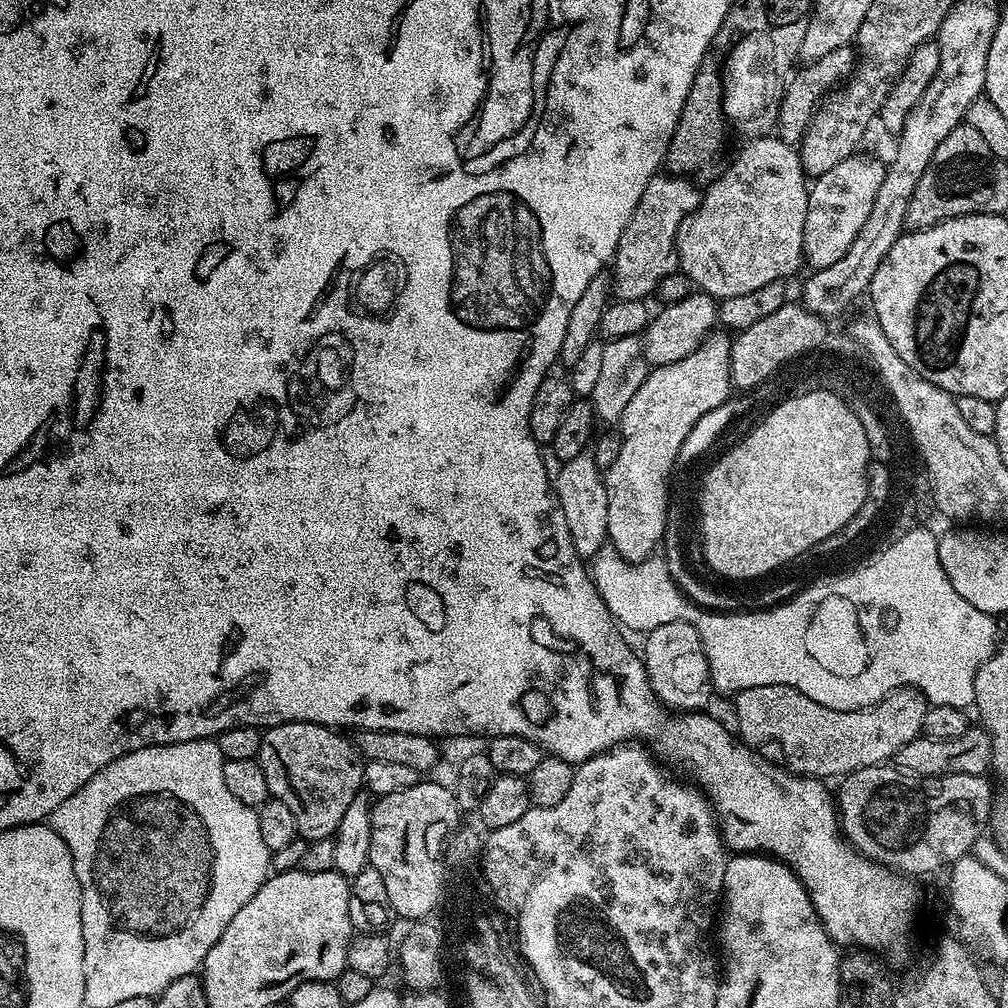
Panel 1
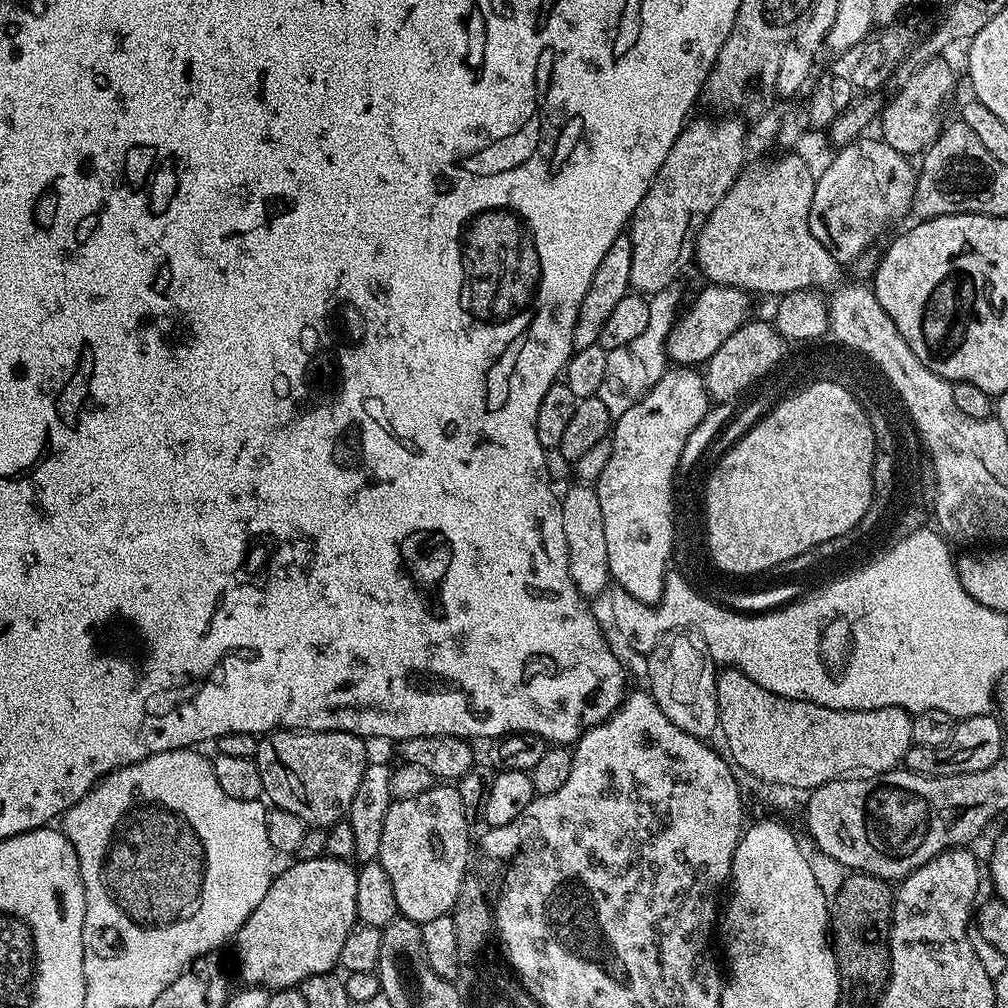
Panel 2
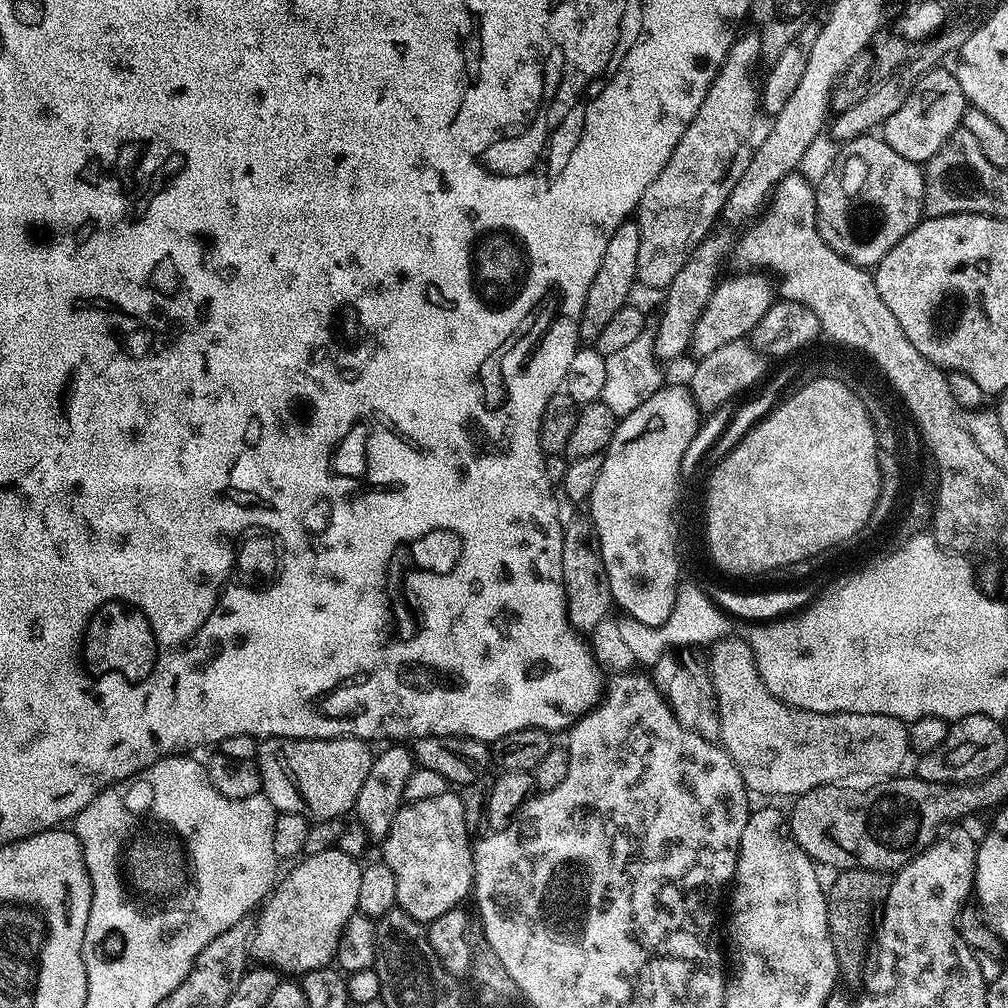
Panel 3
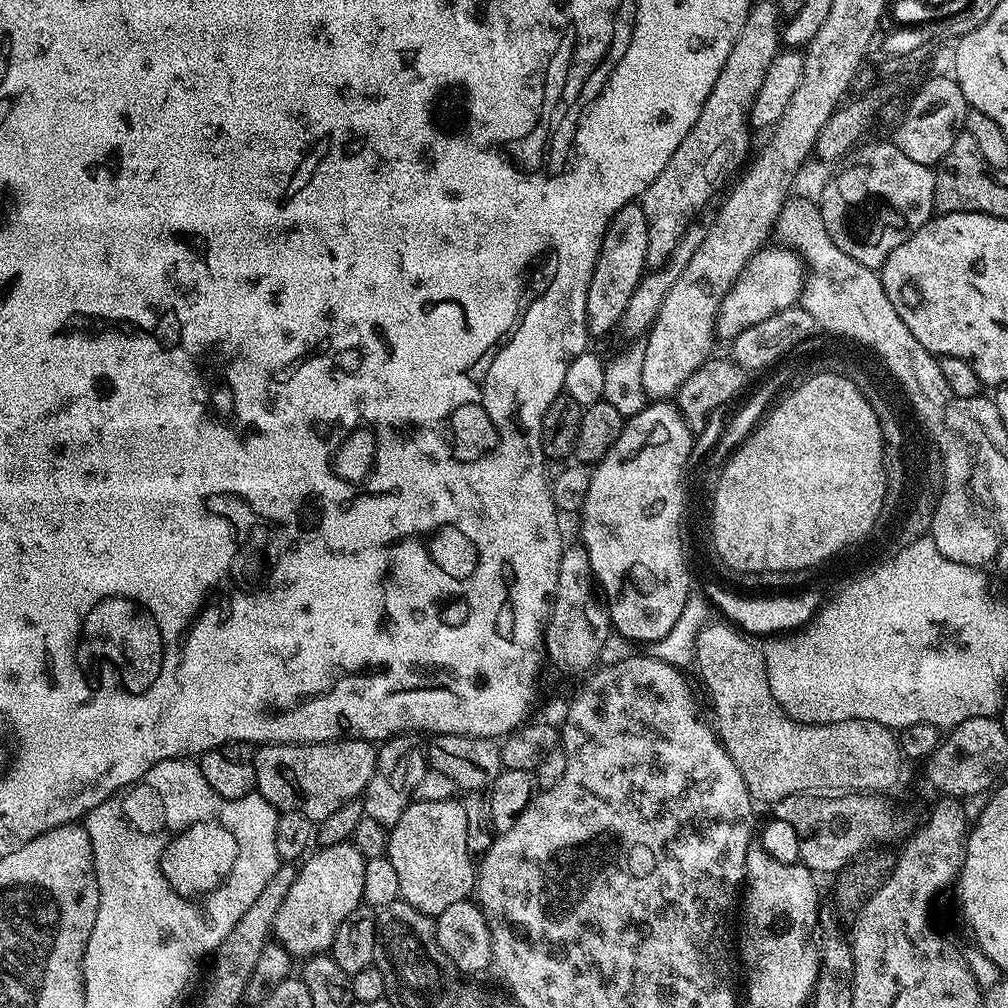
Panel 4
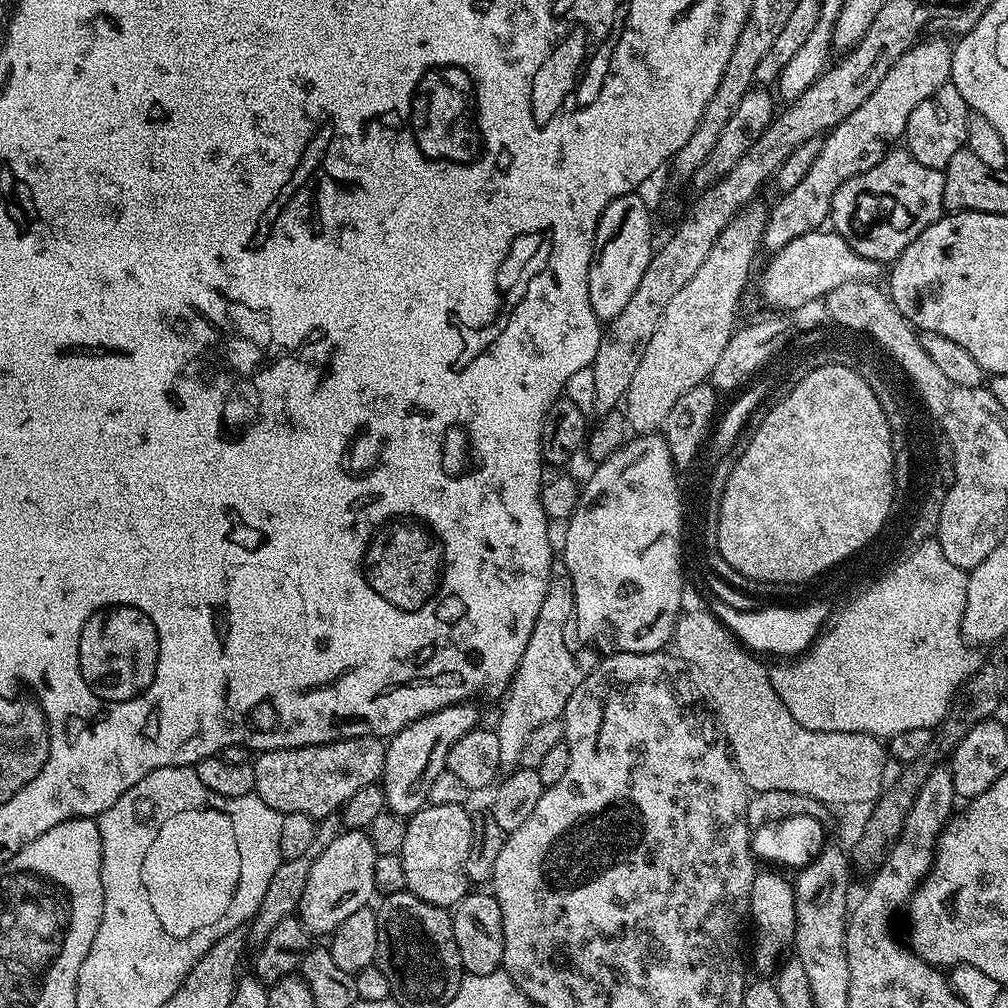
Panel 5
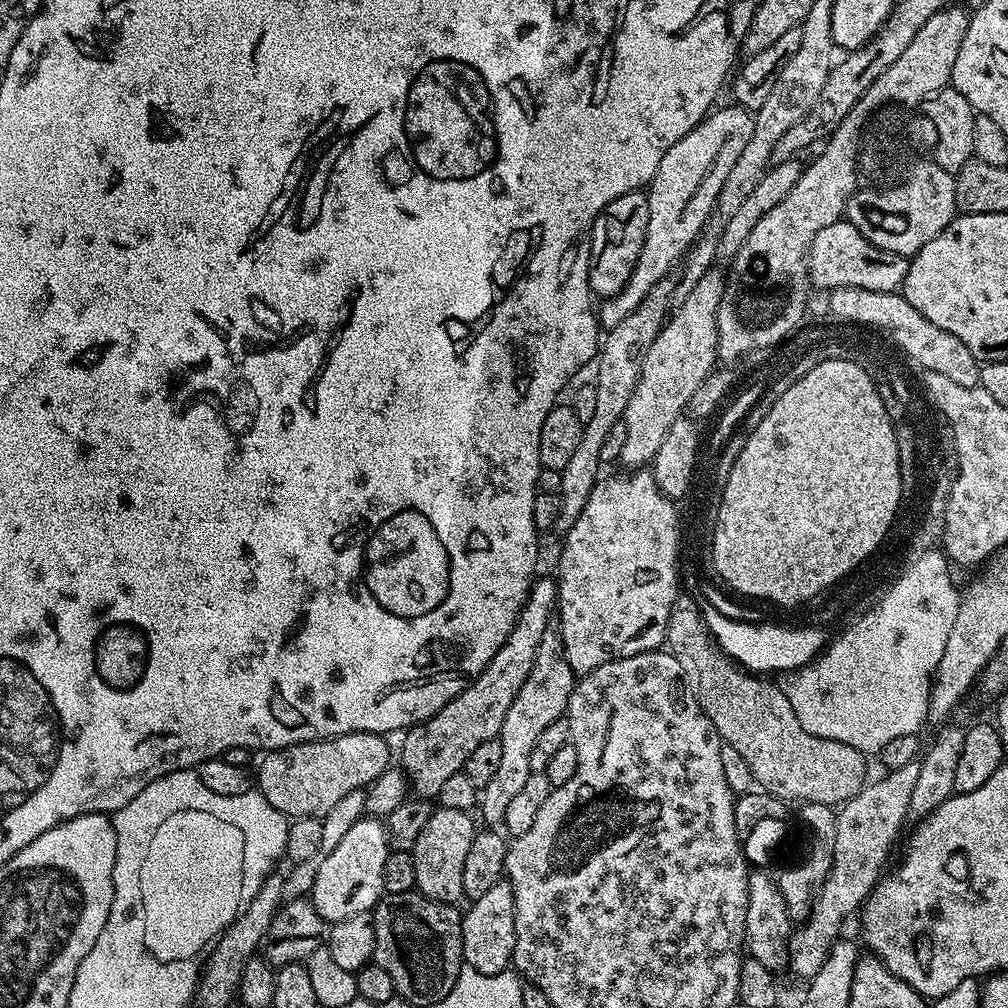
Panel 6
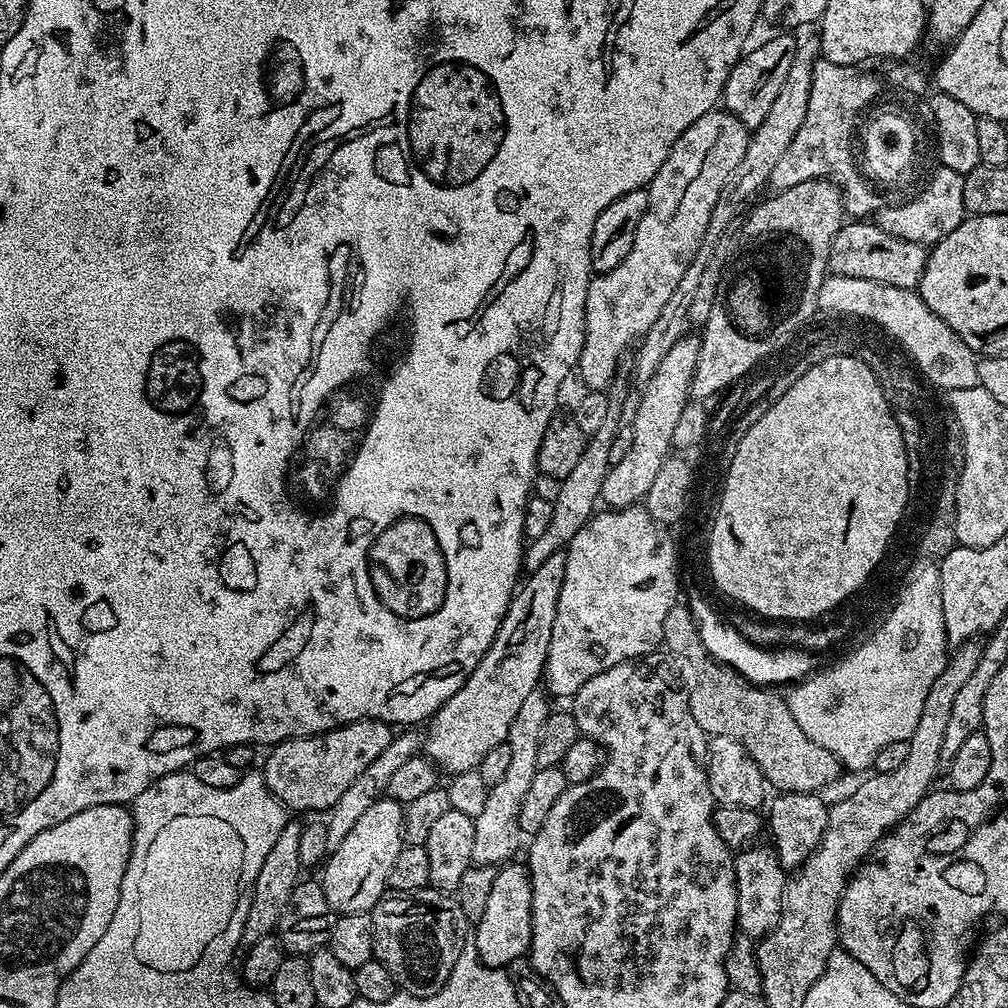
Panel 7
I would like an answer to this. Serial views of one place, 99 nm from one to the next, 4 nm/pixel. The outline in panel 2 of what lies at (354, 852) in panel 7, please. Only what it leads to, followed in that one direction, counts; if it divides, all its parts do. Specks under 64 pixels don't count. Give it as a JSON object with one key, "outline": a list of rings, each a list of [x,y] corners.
{"outline":[[[325,854],[313,860],[296,860],[273,879],[266,898],[258,902],[234,937],[245,985],[269,990],[296,988],[306,978],[333,971],[339,965],[346,934],[358,923],[358,878],[352,866]]]}

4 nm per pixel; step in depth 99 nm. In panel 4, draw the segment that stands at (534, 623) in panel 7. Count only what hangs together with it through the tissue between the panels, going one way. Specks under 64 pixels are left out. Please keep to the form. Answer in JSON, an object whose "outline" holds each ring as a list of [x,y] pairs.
{"outline":[[[401,734],[383,741],[376,753],[374,774],[362,793],[365,816],[375,818],[386,826],[396,824],[408,805],[413,803],[418,782],[422,782],[422,774],[426,774],[429,767],[426,744],[419,735]]]}

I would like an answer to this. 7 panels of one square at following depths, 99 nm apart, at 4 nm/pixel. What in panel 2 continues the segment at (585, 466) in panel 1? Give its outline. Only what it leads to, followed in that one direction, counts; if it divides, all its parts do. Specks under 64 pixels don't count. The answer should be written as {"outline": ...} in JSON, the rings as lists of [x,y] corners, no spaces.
{"outline":[[[576,482],[565,496],[563,493],[560,505],[562,506],[562,530],[566,530],[570,578],[581,596],[591,598],[610,584],[606,558],[606,526],[602,526],[602,506],[598,503],[595,487],[584,482]]]}

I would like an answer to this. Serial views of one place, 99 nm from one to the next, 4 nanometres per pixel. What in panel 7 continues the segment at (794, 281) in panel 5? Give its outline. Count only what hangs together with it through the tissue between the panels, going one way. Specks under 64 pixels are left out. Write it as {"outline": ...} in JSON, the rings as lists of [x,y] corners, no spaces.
{"outline":[[[848,222],[840,227],[830,246],[828,272],[834,276],[866,278],[870,282],[916,290],[926,270],[928,253],[925,245],[906,242],[906,238],[894,238],[874,222]]]}

